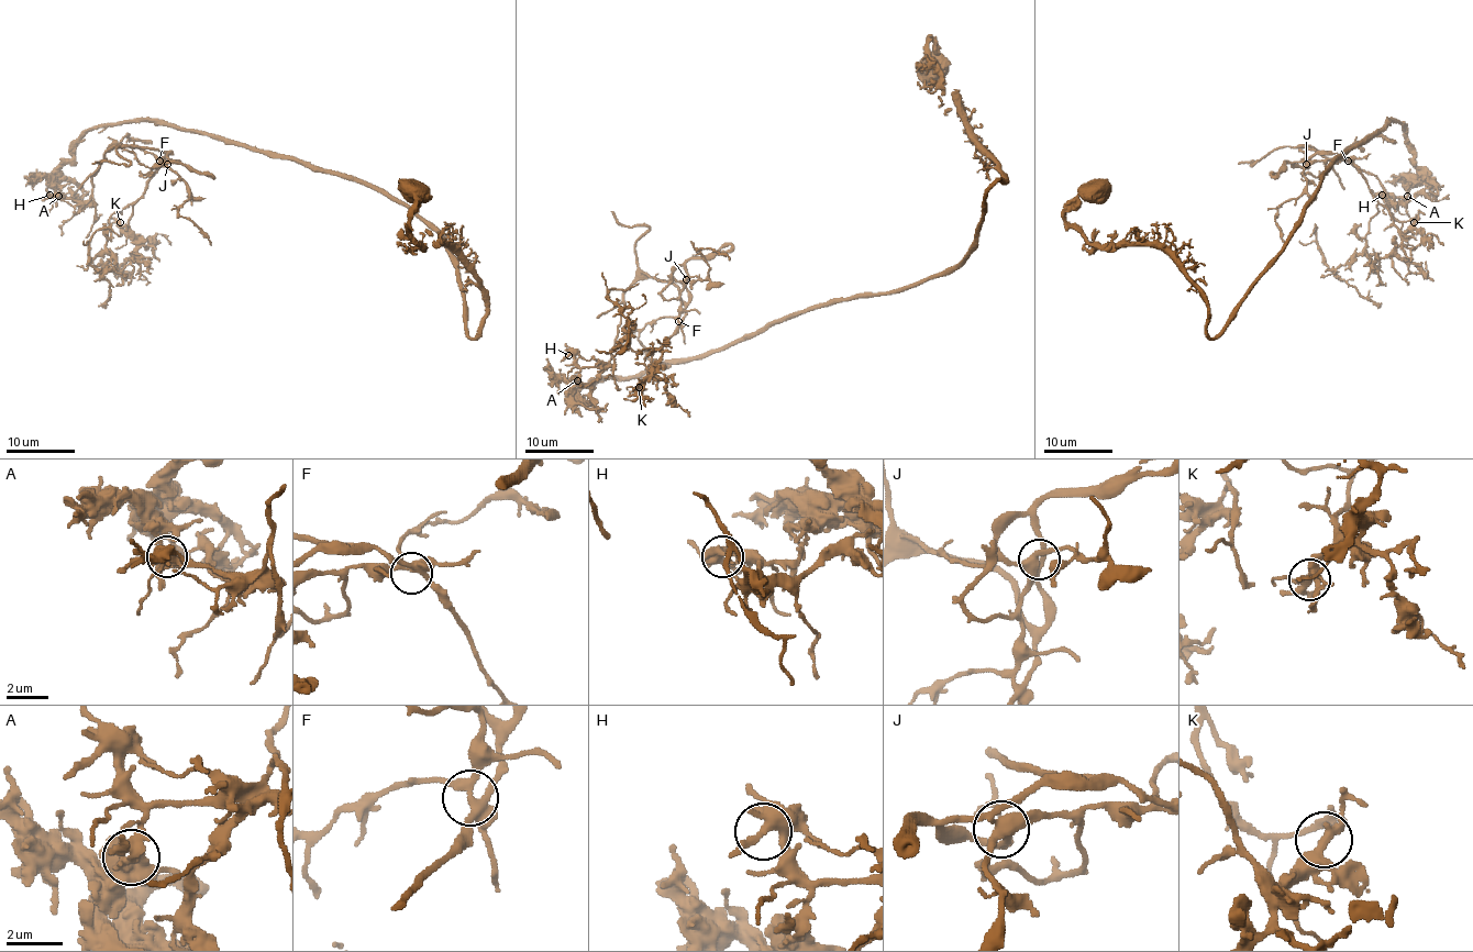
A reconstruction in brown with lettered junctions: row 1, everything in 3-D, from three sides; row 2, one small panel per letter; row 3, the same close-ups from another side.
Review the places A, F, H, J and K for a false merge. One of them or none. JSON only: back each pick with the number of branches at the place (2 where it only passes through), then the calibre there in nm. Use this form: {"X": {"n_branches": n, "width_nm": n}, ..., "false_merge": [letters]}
{"A": {"n_branches": 5, "width_nm": 300}, "false_merge": ["A"]}

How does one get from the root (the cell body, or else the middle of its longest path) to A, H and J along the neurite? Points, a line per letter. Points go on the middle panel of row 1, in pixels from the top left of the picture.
A: (930, 70), (927, 40), (941, 102), (1004, 177), (956, 264), (695, 356), (577, 380)
H: (930, 70), (927, 40), (941, 102), (1004, 177), (956, 264), (579, 389), (568, 355)
J: (930, 70), (927, 40), (941, 102), (1004, 177), (956, 264), (572, 387), (611, 358), (633, 284), (686, 279)

